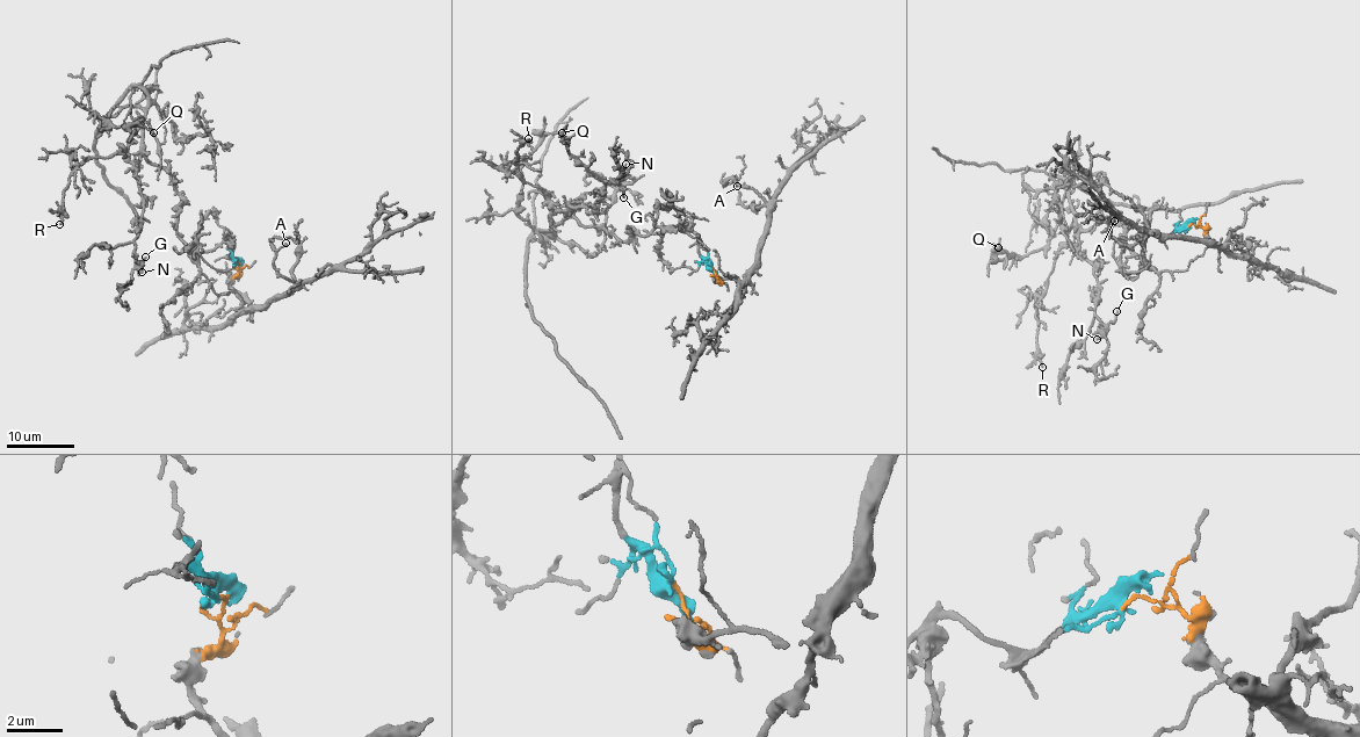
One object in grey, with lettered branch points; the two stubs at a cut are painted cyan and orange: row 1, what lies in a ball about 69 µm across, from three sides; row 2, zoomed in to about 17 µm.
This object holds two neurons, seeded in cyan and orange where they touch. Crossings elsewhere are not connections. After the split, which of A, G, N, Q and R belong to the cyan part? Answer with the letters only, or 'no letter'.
G, N, Q, R

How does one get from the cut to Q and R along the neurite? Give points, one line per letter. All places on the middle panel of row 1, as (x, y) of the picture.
Q: (714, 271), (684, 225), (627, 240), (570, 216), (547, 230), (520, 217), (520, 165), (541, 137), (562, 132)
R: (714, 271), (699, 235), (684, 225), (633, 231), (624, 240), (552, 208), (516, 170), (519, 147), (528, 138)

